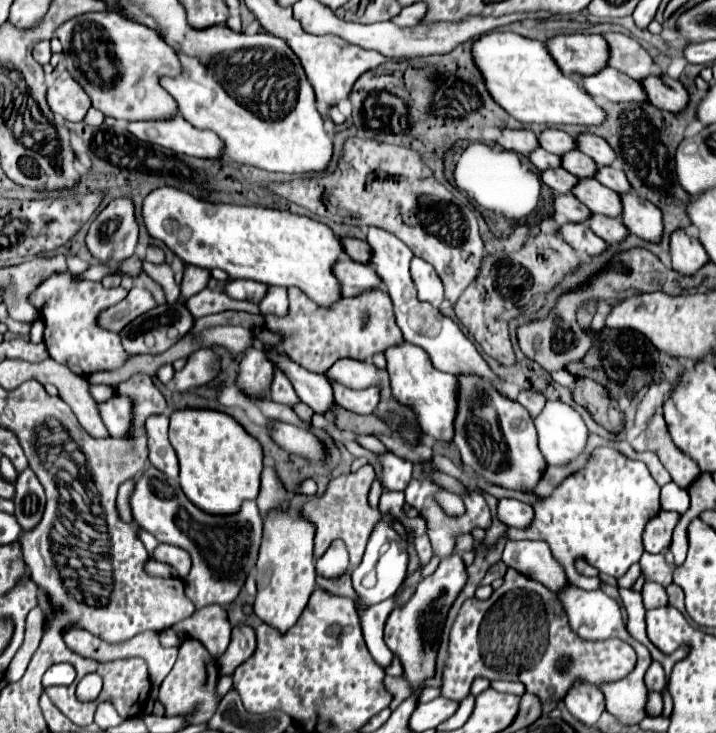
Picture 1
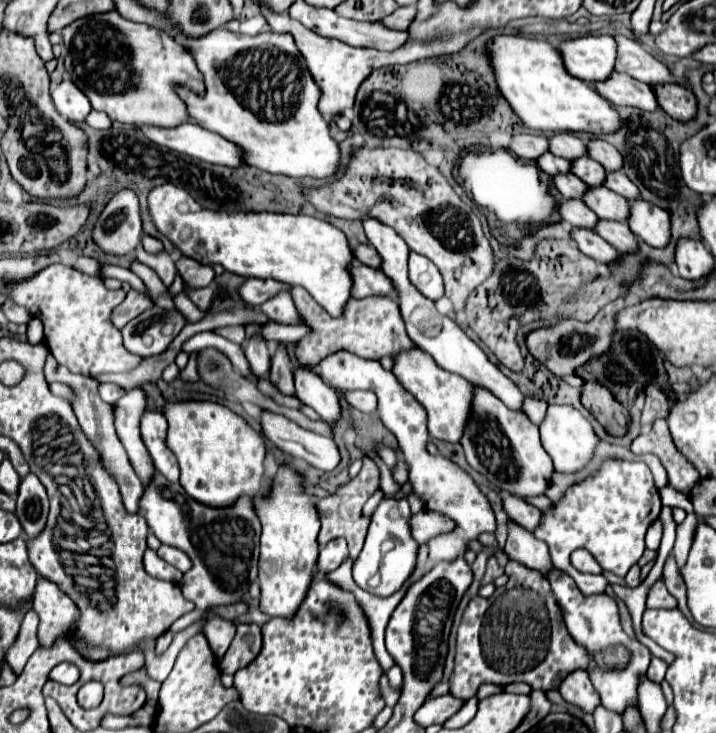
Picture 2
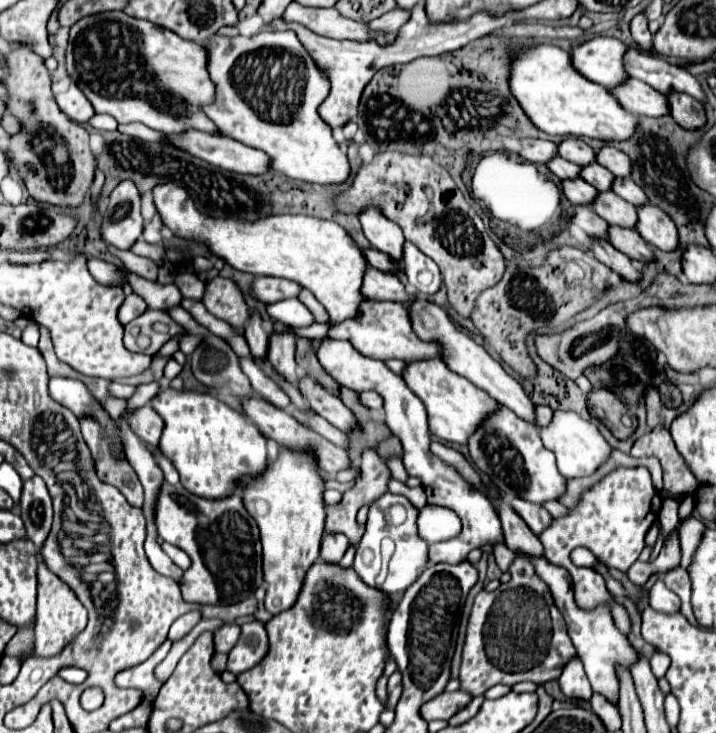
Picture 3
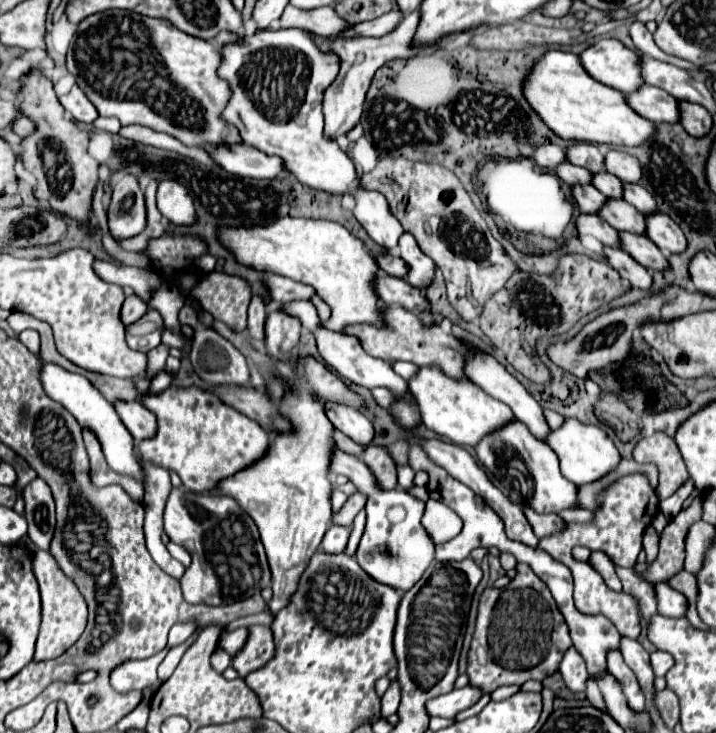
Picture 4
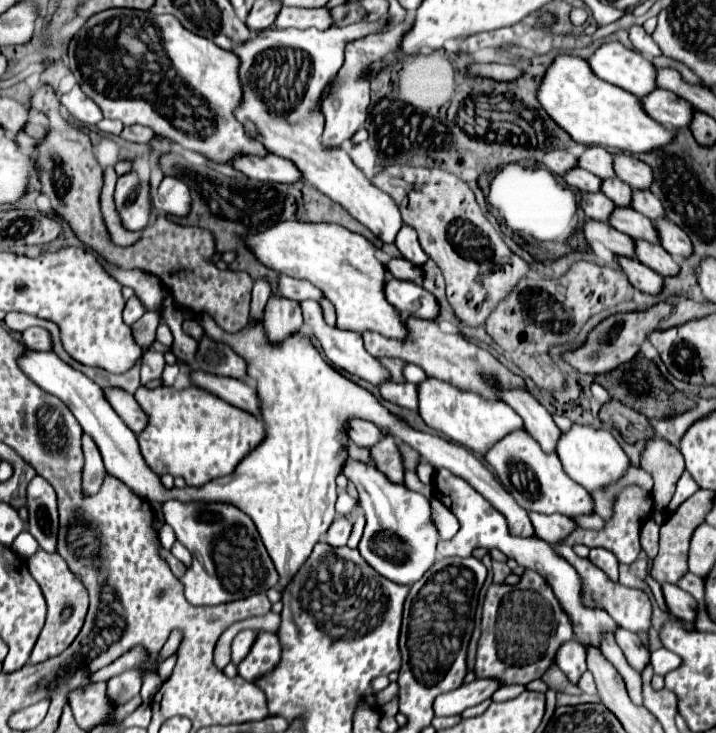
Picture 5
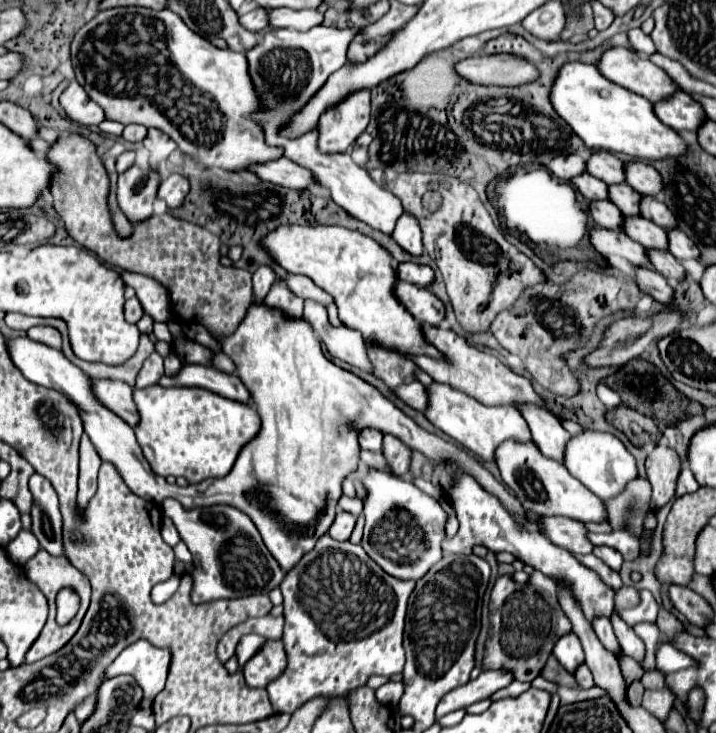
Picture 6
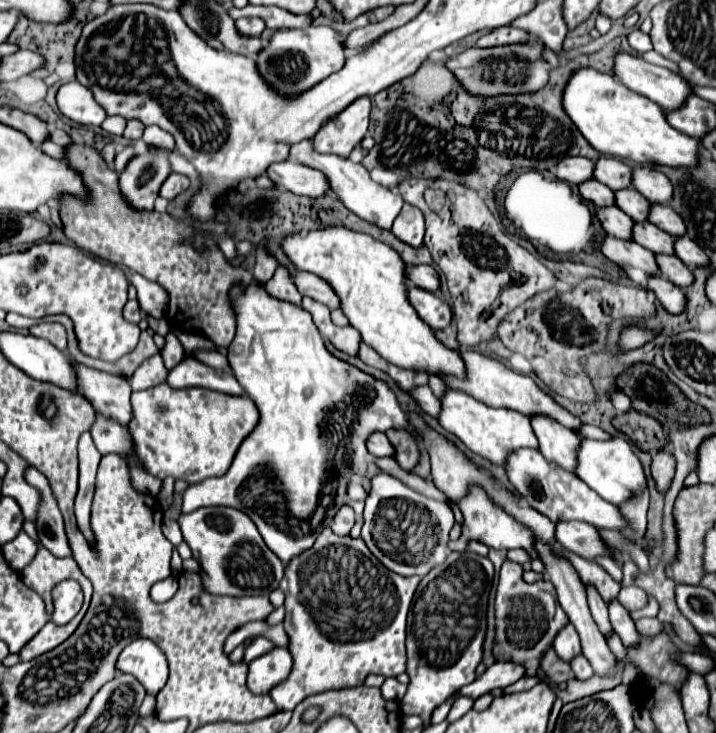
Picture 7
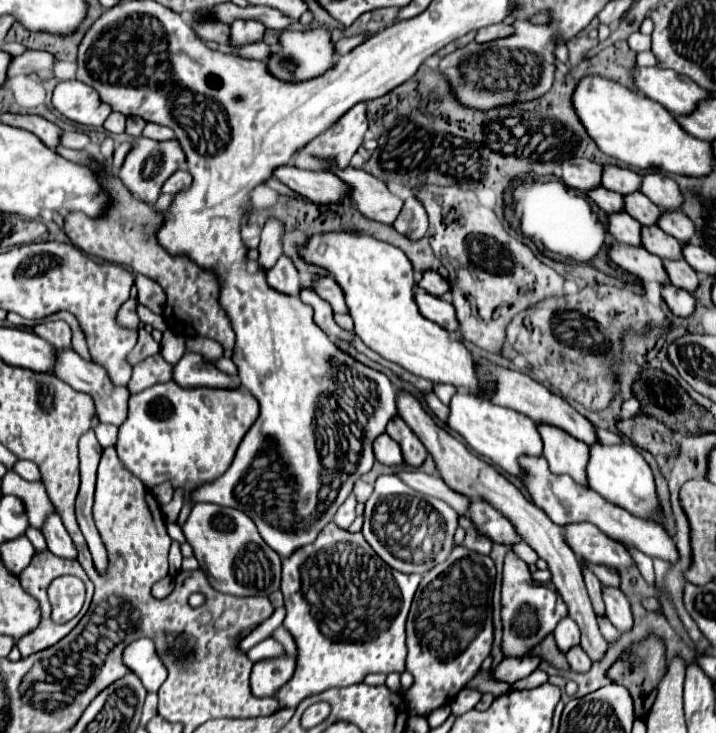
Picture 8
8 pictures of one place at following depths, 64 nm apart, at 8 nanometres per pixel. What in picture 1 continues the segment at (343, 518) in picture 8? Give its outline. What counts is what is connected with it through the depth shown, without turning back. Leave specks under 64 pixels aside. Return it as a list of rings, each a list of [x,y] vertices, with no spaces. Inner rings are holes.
[[[334,540],[328,552],[324,552],[316,562],[316,572],[324,578],[340,576],[346,568],[348,568],[348,550],[346,544],[342,544],[342,540]]]

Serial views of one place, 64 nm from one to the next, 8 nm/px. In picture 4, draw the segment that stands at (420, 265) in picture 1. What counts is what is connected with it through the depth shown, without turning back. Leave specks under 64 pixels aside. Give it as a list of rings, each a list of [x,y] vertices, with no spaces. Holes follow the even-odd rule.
[[[404,232],[398,240],[398,252],[400,252],[400,258],[410,266],[410,272],[406,276],[406,280],[424,290],[430,280],[434,278],[434,262],[418,248],[414,236],[410,236],[410,232]]]

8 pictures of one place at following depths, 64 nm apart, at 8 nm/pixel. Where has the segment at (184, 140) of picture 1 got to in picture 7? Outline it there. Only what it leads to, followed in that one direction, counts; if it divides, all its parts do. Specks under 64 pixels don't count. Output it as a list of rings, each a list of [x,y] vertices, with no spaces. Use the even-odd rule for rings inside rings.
[[[284,160],[278,164],[272,164],[266,172],[272,182],[278,188],[286,188],[294,194],[300,196],[308,196],[308,198],[320,198],[326,192],[330,192],[326,176],[310,166],[292,162],[292,160]]]

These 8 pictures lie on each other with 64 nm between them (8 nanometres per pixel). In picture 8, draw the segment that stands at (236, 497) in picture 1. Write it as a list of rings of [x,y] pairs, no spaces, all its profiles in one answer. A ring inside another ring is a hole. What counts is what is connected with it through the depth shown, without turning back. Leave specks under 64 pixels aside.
[[[174,380],[166,384],[154,384],[138,394],[130,396],[128,418],[118,432],[118,458],[122,466],[144,482],[146,488],[154,488],[162,482],[170,482],[174,488],[184,490],[184,502],[190,502],[194,488],[208,484],[216,476],[222,476],[234,460],[234,452],[258,418],[258,402],[250,392],[238,388],[182,388]]]

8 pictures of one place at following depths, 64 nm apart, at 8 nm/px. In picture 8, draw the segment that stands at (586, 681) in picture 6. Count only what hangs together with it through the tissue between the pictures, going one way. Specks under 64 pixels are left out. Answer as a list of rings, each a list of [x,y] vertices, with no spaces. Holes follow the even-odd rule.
[[[580,646],[568,650],[568,652],[566,652],[566,658],[568,658],[570,668],[576,670],[576,672],[586,672],[586,670],[590,668],[590,664],[592,664],[592,660],[586,656],[586,652],[582,652]]]

